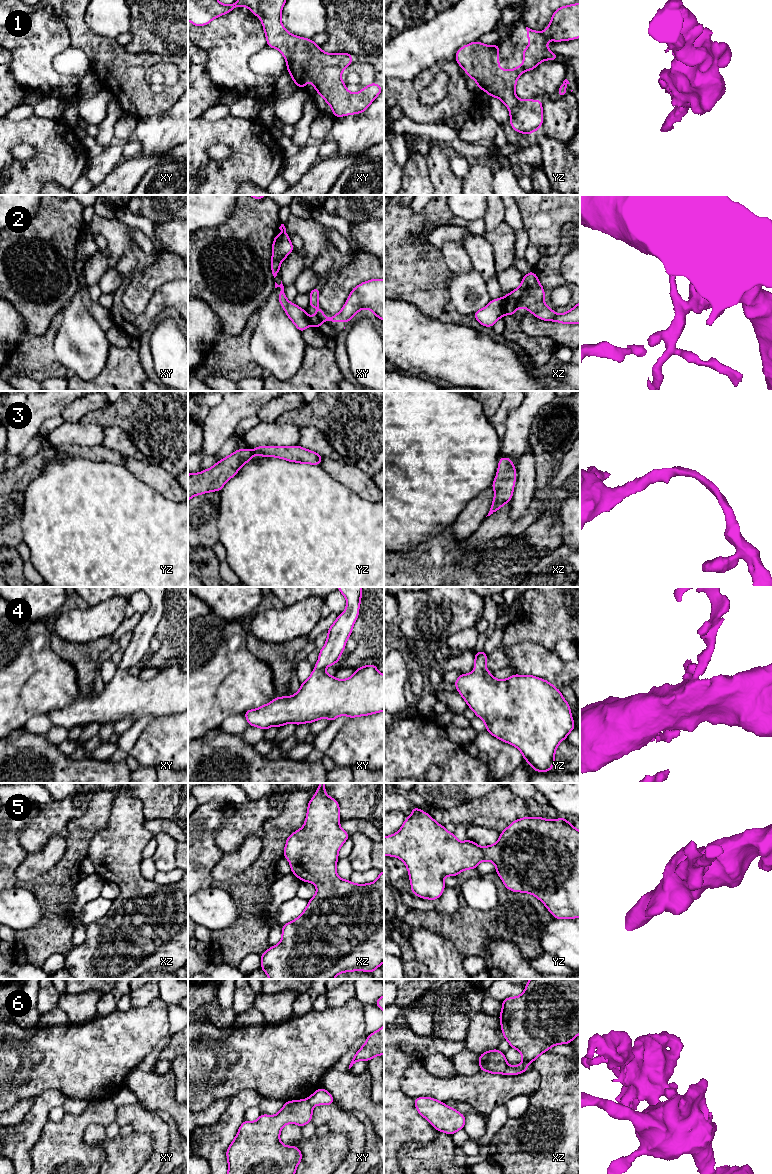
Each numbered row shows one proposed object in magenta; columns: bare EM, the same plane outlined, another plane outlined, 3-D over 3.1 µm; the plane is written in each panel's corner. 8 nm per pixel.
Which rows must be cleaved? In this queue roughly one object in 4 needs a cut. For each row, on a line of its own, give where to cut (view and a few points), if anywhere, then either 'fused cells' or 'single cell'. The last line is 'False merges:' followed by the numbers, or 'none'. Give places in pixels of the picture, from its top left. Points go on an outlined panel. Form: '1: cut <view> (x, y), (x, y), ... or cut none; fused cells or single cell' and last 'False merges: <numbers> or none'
1: cut none; single cell
2: cut xz (502, 297), (504, 301), (504, 314); fused cells
3: cut none; single cell
4: cut none; single cell
5: cut none; single cell
6: cut xz (508, 1065), (505, 1073); fused cells
False merges: 2, 6

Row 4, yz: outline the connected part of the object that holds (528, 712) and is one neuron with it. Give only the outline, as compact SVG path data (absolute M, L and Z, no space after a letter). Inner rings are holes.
M483 650L474 657L476 669L469 674L461 674L454 682L459 694L475 715L483 720L486 730L494 737L518 748L523 759L535 771L552 770L557 746L575 728L570 705L561 691L550 682L532 675L513 674L505 680L496 679L486 669L488 656Z

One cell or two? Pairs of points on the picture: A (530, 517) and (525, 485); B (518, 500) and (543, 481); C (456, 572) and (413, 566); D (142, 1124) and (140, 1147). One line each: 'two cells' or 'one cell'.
A: two cells
B: two cells
C: one cell
D: two cells

